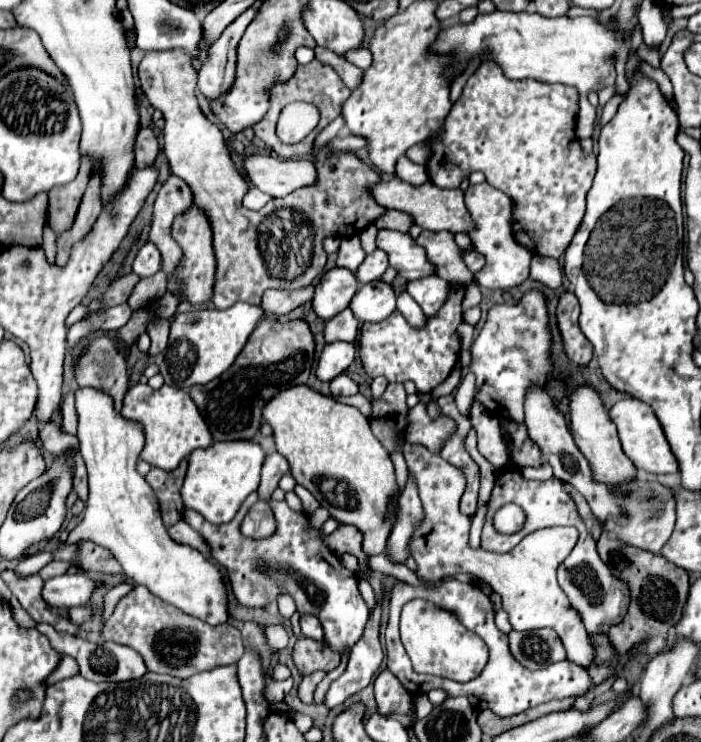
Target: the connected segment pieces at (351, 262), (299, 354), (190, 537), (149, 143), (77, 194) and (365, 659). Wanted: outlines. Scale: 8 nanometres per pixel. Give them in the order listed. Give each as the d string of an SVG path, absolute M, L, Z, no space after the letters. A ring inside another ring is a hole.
M345 236L345 238L341 238L337 266L349 268L349 270L357 270L363 260L365 260L365 250L361 248L359 236Z
M267 316L257 324L231 368L213 382L191 386L189 394L205 418L213 440L251 440L259 430L261 408L267 400L271 400L277 390L305 384L313 362L315 340L309 324L303 318L281 322Z
M177 522L175 526L169 528L169 536L179 542L179 544L187 544L195 550L199 550L207 560L211 560L211 548L207 546L207 542L201 538L199 532L195 532L191 526L187 526L187 522Z
M141 128L141 146L135 146L135 160L137 168L149 168L155 164L159 154L159 146L157 146L157 138L153 134L151 128ZM151 160L151 162L147 162Z
M85 156L85 160L81 160L81 168L79 168L77 178L65 186L55 186L49 192L49 216L51 216L49 220L51 220L57 236L67 232L75 222L77 208L81 204L83 192L89 182L89 170L91 170L91 162Z
M377 606L375 612L371 614L371 620L367 622L367 630L363 638L351 650L345 672L335 682L331 682L323 698L323 704L327 708L335 708L343 704L349 696L363 690L377 674L379 664L383 660L383 650L379 644L379 616L381 616L381 610Z

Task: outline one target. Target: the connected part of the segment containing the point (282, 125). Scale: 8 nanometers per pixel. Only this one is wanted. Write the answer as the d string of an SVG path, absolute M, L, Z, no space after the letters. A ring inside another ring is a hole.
M291 102L281 110L277 134L283 142L295 144L311 134L319 124L319 110L307 102Z

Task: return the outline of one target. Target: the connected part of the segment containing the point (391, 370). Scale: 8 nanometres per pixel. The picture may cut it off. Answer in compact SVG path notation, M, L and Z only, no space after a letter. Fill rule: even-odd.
M453 286L451 300L447 302L447 306L443 306L443 310L439 310L435 318L429 318L425 328L421 330L411 328L404 316L401 316L401 312L397 310L383 322L363 324L359 354L367 376L371 378L385 376L389 382L413 380L419 394L429 394L435 386L439 386L459 360L461 336L457 334L457 328L463 322L461 316L463 294L465 294L463 286Z

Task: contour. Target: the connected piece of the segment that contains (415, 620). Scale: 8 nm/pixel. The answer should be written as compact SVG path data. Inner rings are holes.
M415 598L403 606L401 640L413 662L415 672L467 682L475 678L483 670L483 664L487 662L487 646L477 634L467 630L455 618L453 612L435 606L433 602L425 602L421 598Z

